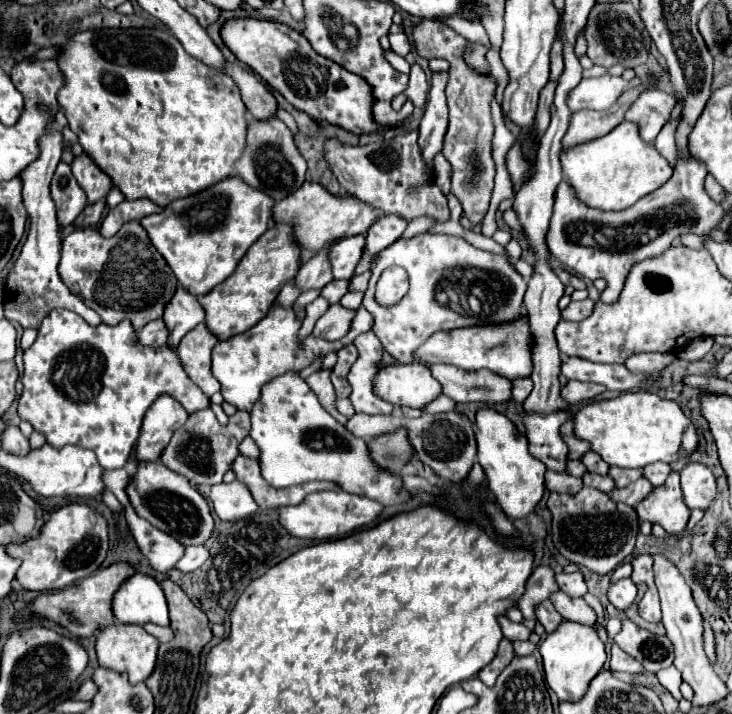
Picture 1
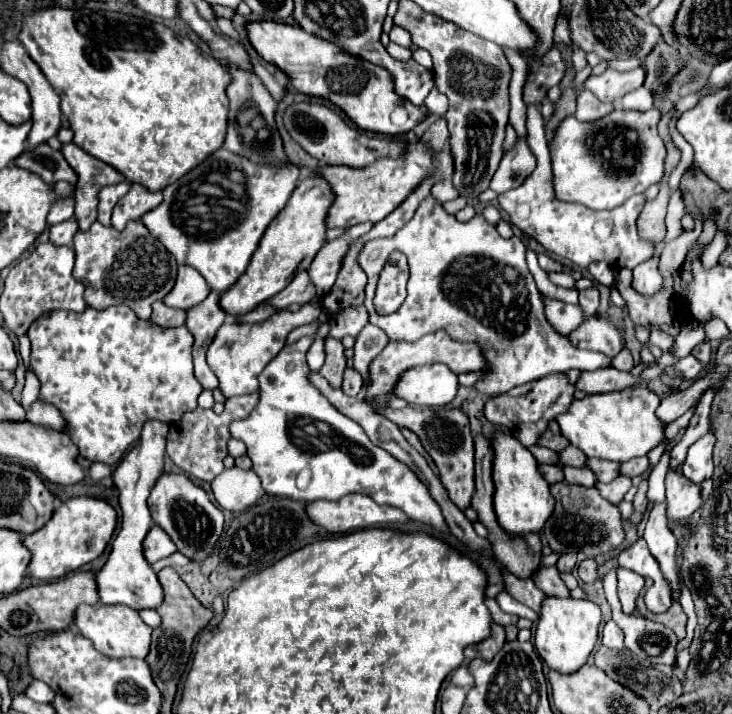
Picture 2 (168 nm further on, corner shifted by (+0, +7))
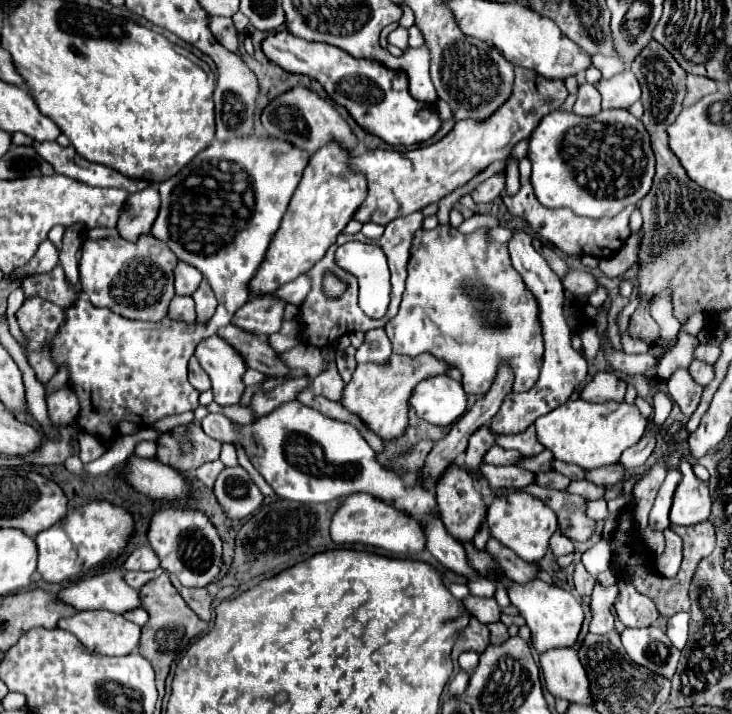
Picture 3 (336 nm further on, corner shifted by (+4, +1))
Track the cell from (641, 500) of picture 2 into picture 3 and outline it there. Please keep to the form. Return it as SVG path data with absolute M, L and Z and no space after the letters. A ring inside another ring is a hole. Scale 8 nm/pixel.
M692 361L692 365L688 367L688 371L694 377L694 381L700 383L700 385L708 385L712 381L712 377L714 377L712 365L708 365L704 361Z

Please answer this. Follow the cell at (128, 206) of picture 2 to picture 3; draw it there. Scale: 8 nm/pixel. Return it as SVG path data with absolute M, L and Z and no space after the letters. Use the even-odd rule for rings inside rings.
M150 185L144 191L130 195L122 207L118 221L120 237L124 237L126 241L136 241L140 235L150 233L158 209L160 209L158 185Z

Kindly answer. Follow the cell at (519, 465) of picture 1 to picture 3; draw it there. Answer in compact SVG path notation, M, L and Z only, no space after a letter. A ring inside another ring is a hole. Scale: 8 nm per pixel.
M510 493L496 497L488 507L486 521L492 531L492 537L496 537L506 547L510 547L516 555L520 555L528 563L540 563L544 559L550 547L550 537L558 529L556 515L548 507L544 507L540 499L526 493Z

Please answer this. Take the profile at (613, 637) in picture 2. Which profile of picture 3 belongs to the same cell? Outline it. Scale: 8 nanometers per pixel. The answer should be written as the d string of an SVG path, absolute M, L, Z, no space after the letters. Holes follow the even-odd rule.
M596 581L594 591L592 591L592 619L590 619L590 633L608 633L614 629L614 615L612 615L612 605L618 597L618 587L610 585L604 587L602 583Z

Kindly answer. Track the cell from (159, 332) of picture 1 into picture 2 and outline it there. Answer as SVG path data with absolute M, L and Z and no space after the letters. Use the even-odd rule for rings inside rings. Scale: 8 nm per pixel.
M156 301L156 305L152 305L150 321L158 327L180 327L186 321L186 313L180 309L170 309L162 301Z

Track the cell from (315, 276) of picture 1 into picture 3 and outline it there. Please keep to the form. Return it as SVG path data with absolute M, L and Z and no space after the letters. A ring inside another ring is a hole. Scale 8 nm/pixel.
M264 295L252 297L244 307L240 307L234 317L232 325L238 329L252 333L252 335L272 335L280 331L280 323L284 317L284 301Z

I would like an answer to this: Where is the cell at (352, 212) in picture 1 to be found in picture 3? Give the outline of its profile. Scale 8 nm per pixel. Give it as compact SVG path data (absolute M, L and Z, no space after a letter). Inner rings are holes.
M516 67L516 81L514 81L514 91L508 97L508 101L504 105L500 105L488 119L484 121L476 121L476 119L462 119L456 123L456 127L438 143L434 145L426 145L420 149L412 149L412 151L394 151L394 149L368 149L362 151L360 155L354 155L352 159L352 167L360 169L366 173L368 179L368 197L366 201L358 207L354 219L358 219L360 223L380 223L386 225L388 221L396 219L396 217L404 217L410 215L414 211L420 211L422 207L426 207L428 203L438 203L442 197L446 197L448 193L452 193L458 187L464 187L472 177L476 177L478 173L482 173L488 165L492 165L494 161L506 161L506 157L510 155L512 147L522 141L528 139L530 133L536 129L536 125L540 123L540 119L552 111L556 111L568 97L568 91L564 87L564 81L548 81L542 79L538 75L534 75L532 71L524 69L524 67Z

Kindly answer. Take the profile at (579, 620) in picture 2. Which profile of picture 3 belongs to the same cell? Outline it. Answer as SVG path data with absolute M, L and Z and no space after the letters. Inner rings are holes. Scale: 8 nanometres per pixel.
M532 579L528 583L510 583L508 597L510 597L512 605L524 617L526 625L530 627L532 647L538 653L544 653L554 647L572 647L574 645L574 641L580 633L582 621L584 621L584 611L568 589L564 589L560 585L544 583L542 579Z

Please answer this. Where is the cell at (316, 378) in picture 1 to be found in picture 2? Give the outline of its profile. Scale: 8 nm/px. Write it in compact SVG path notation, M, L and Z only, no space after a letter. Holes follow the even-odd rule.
M326 339L326 363L318 371L334 389L340 389L342 385L342 373L346 369L346 357L344 347L338 339Z

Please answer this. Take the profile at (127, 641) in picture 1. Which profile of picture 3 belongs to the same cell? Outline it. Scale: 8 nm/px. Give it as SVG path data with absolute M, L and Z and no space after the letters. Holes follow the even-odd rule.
M78 611L58 621L58 627L76 635L88 649L102 655L128 655L138 647L140 627L118 613Z

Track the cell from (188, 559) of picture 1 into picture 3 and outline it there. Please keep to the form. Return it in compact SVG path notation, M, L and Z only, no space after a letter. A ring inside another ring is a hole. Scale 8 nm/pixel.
M156 569L156 571L148 571L148 573L144 573L144 571L126 571L124 573L124 581L130 585L130 587L134 587L134 589L140 589L144 583L148 583L150 579L154 579L154 577L158 577L160 573L162 573L164 569Z

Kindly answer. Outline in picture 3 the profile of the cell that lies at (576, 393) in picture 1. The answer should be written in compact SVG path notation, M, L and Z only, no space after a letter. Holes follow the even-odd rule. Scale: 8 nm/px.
M596 373L594 379L584 387L582 399L586 401L596 401L596 403L606 403L606 401L624 401L626 393L626 383L618 379L614 373Z

